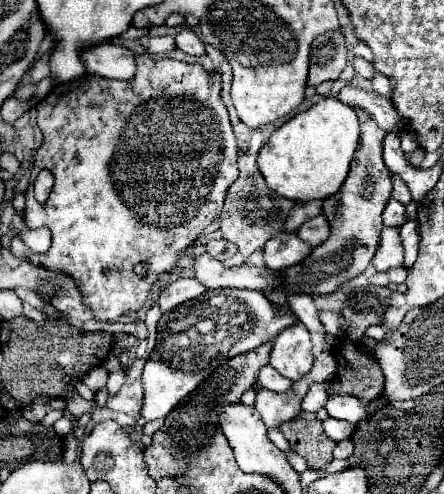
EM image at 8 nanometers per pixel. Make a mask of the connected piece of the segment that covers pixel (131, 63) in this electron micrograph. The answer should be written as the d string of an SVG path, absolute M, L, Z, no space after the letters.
M112 43L92 45L82 51L80 59L88 73L102 75L108 79L128 81L130 75L134 75L134 71L136 71L136 55L128 49L112 45Z

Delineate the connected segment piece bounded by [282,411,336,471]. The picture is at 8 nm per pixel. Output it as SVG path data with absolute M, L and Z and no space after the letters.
M302 411L292 421L282 423L282 433L292 451L308 461L310 469L320 471L332 461L332 449L336 443L324 435L322 421L318 421L314 413Z

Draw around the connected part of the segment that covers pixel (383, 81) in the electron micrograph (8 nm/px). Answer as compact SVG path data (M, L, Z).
M374 73L372 75L372 87L374 87L374 91L378 93L378 95L384 95L384 97L390 97L390 83L388 83L388 79L382 75L382 73Z

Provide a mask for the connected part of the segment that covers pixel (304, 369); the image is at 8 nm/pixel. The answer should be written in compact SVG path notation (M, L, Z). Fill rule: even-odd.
M302 323L284 329L272 347L270 365L286 379L298 381L312 369L312 341Z

